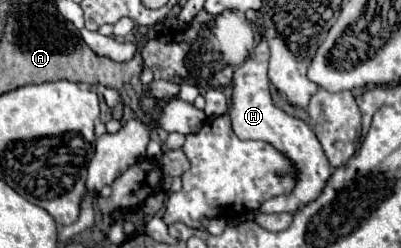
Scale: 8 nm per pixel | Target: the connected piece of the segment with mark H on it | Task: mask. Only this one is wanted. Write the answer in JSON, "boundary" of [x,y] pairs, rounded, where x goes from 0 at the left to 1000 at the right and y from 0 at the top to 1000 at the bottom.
{"boundary":[[[641,69],[641,117],[646,117],[651,165],[636,190],[636,206],[611,238],[611,254],[601,254],[586,286],[581,415],[566,456],[576,464],[581,528],[591,536],[596,560],[641,560],[641,569],[676,577],[691,609],[701,609],[701,625],[721,633],[721,649],[731,649],[731,665],[741,665],[741,746],[736,746],[731,778],[711,778],[701,794],[676,802],[666,827],[651,827],[646,843],[616,859],[611,883],[636,883],[641,859],[706,859],[706,851],[736,859],[751,827],[766,827],[771,810],[786,810],[796,794],[820,706],[830,698],[830,673],[820,665],[820,649],[800,601],[800,577],[791,569],[791,552],[771,520],[771,504],[741,472],[716,464],[706,440],[691,440],[681,423],[676,375],[671,375],[671,310],[666,310],[671,181],[666,181],[666,141],[661,141],[651,69]]]}

